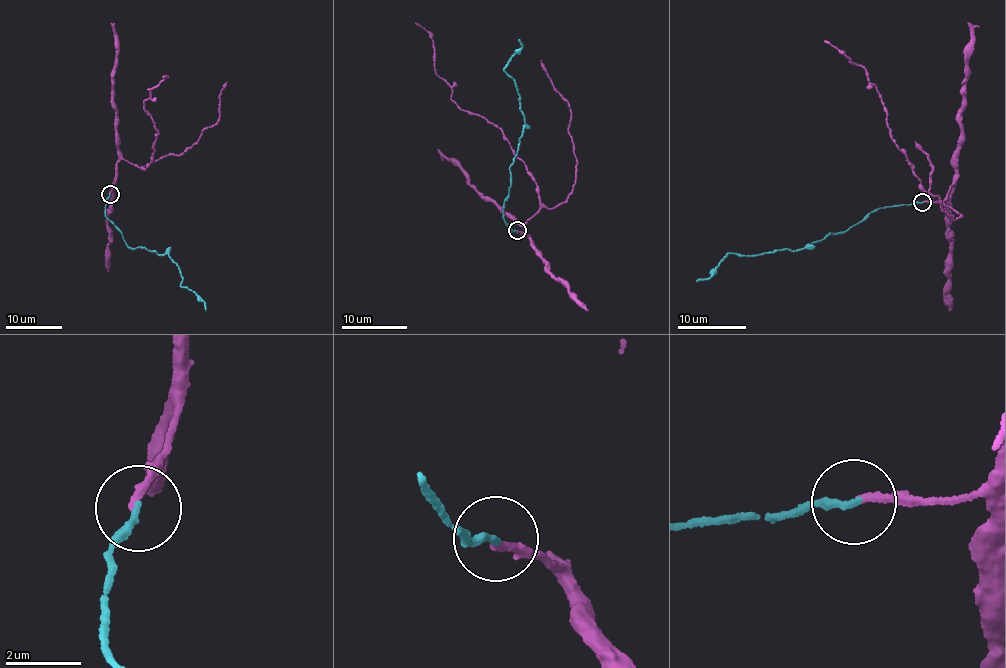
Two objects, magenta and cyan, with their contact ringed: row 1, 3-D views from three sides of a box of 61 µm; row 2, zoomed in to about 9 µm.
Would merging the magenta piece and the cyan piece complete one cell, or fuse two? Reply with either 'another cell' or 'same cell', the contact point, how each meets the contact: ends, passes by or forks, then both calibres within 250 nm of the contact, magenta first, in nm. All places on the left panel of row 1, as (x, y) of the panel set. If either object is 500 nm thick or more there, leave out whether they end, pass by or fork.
same cell; at (110, 194); magenta ends there; cyan ends there; 200 nm thick on the magenta side, 180 nm on the other

